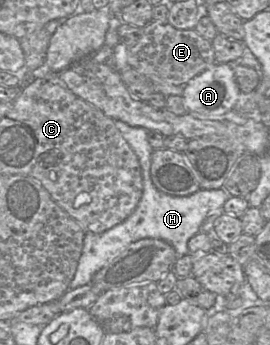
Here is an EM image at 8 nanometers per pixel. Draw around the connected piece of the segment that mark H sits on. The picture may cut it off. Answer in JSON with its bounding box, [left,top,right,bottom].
[69,120,233,290]

